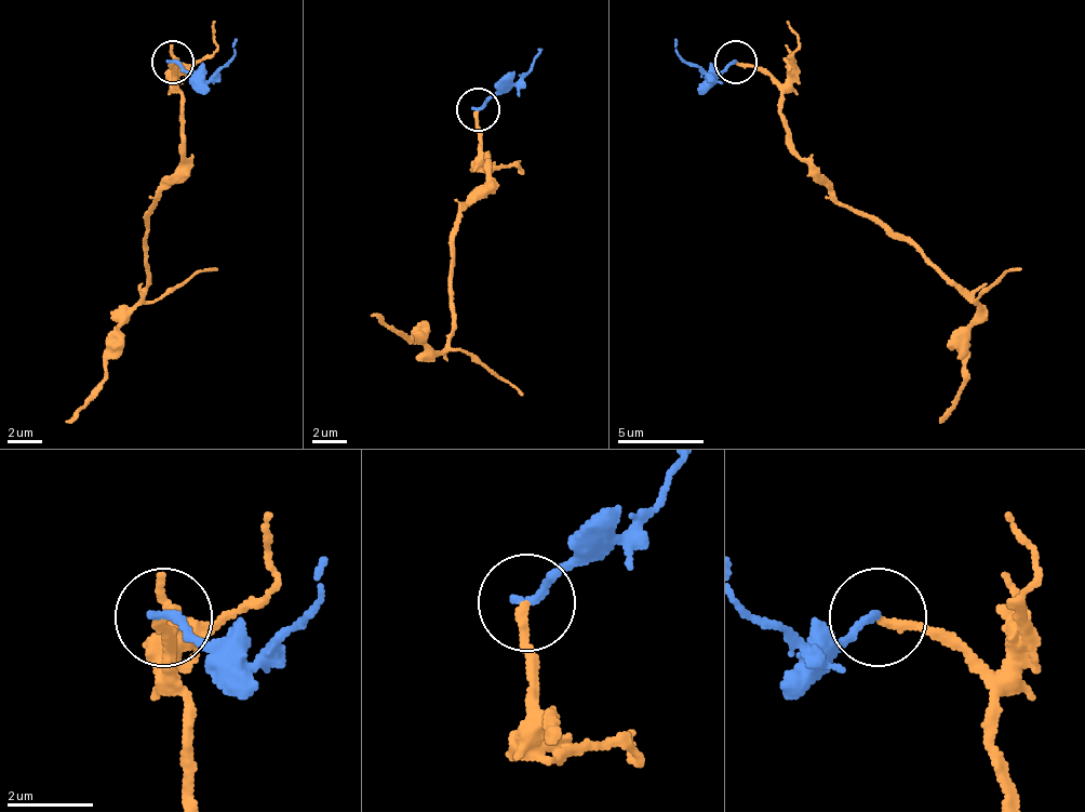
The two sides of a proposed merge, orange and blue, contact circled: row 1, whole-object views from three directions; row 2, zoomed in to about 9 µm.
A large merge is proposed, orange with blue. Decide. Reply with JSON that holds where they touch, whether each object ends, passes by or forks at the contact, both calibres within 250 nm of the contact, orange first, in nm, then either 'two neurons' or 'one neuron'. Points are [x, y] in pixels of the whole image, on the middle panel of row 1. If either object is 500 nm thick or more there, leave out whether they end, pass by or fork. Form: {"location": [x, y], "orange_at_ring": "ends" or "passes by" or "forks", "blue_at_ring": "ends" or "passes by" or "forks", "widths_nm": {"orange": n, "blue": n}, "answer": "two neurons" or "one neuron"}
{"location": [478, 109], "orange_at_ring": "ends", "blue_at_ring": "ends", "widths_nm": {"orange": 200, "blue": 190}, "answer": "two neurons"}

